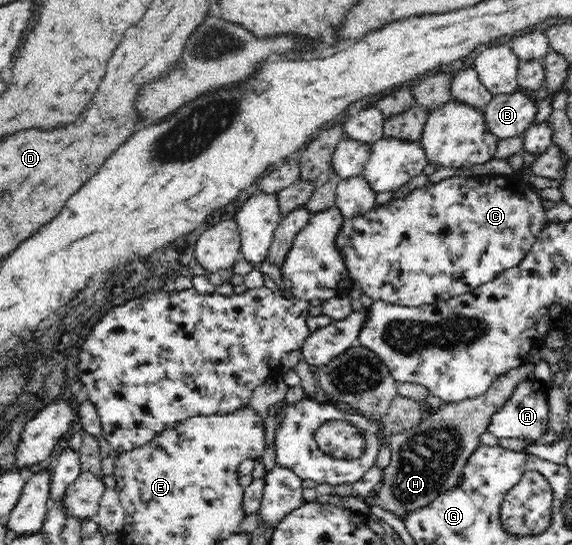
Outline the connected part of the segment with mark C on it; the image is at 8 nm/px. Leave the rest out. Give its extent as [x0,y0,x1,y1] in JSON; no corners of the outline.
[335,175,548,307]

